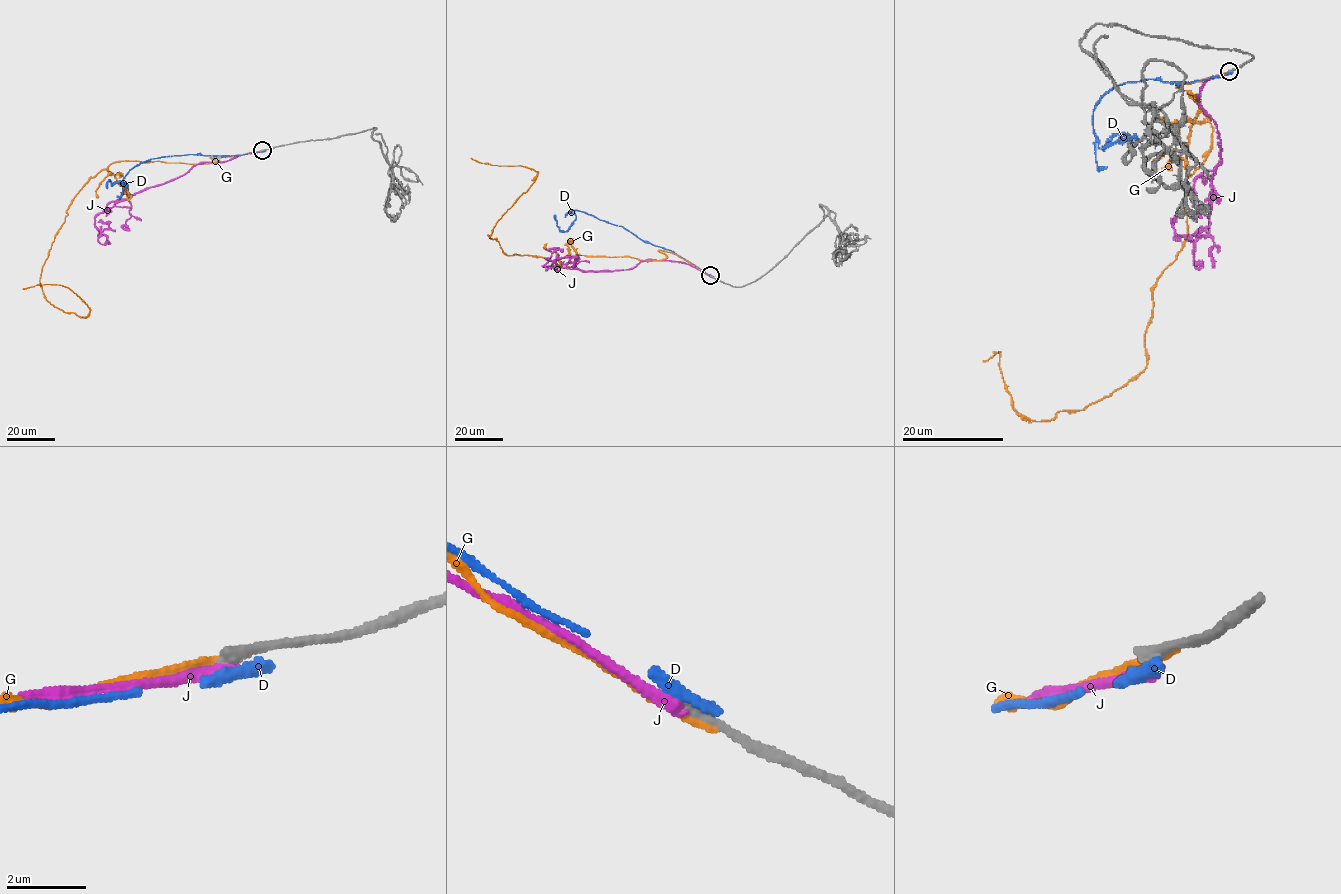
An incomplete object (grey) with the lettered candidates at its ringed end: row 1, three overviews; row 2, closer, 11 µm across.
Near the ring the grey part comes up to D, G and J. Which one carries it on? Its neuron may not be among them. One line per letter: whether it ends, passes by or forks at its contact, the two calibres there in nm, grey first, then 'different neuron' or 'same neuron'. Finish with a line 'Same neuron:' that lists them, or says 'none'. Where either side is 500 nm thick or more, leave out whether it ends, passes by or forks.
D: it ends there; 400 nm thick on the grey side, 400 nm on the other; different neuron
G: it ends there; 420 nm thick on the grey side, 200 nm on the other; different neuron
J: it ends there; 380 nm thick on the grey side, 400 nm on the other; different neuron
Same neuron: none

